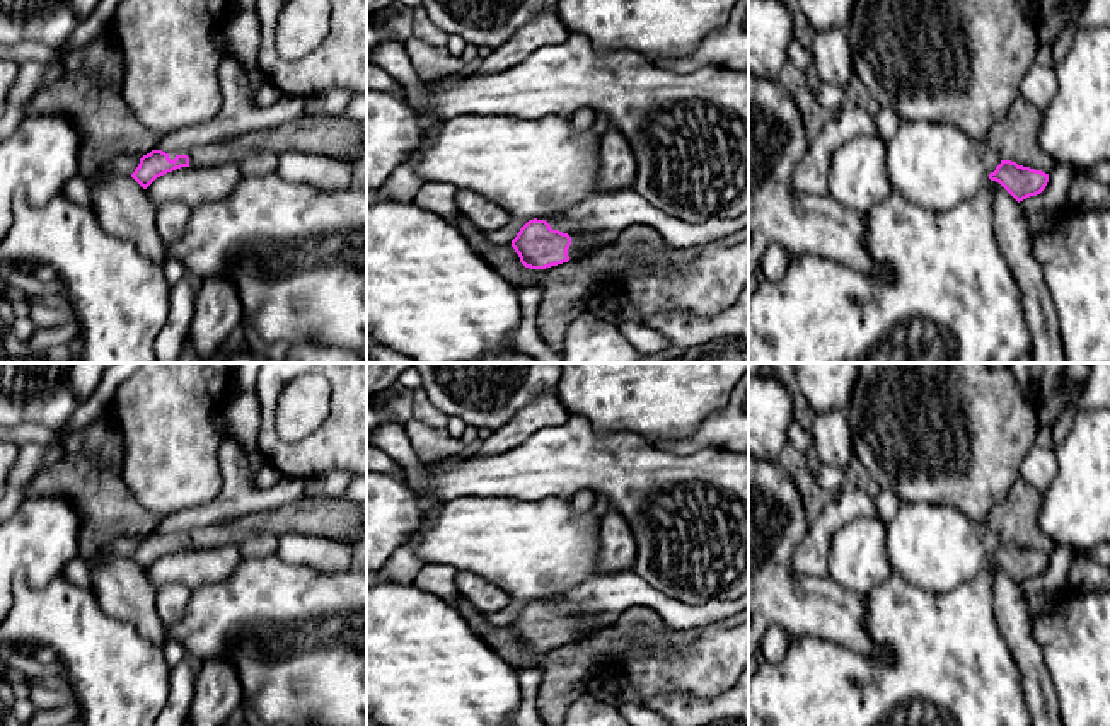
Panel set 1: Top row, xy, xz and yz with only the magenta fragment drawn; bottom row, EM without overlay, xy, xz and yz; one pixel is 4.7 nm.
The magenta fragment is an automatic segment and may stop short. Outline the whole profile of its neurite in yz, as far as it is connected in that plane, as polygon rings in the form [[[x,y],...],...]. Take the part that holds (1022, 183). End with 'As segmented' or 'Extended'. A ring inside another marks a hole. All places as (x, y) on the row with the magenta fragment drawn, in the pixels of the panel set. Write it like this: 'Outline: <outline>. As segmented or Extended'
Outline: [[[1001,160],[996,170],[989,174],[989,179],[999,182],[1020,203],[1040,194],[1049,182],[1049,174],[1011,160]]]. As segmented

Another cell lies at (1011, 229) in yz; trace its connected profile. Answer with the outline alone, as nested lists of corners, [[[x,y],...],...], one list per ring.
[[[991,181],[992,230],[997,247],[1023,297],[1023,310],[1032,334],[1033,363],[1066,363],[1059,334],[1059,315],[1047,290],[1040,264],[1032,256],[1032,228],[1020,203]]]

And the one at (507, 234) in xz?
[[[512,218],[501,230],[496,232],[488,232],[488,240],[494,245],[505,245],[512,244],[512,240],[517,237],[520,228],[527,223],[529,220],[523,218]]]

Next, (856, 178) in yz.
[[[861,135],[842,143],[830,158],[827,193],[866,215],[892,194],[885,157],[887,143],[880,136]]]

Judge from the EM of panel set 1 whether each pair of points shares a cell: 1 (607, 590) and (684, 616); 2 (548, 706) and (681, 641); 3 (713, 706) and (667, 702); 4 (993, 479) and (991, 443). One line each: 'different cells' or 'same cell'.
1: same cell
2: same cell
3: same cell
4: same cell

